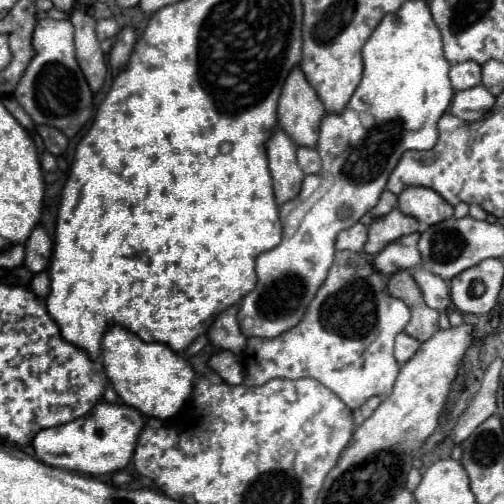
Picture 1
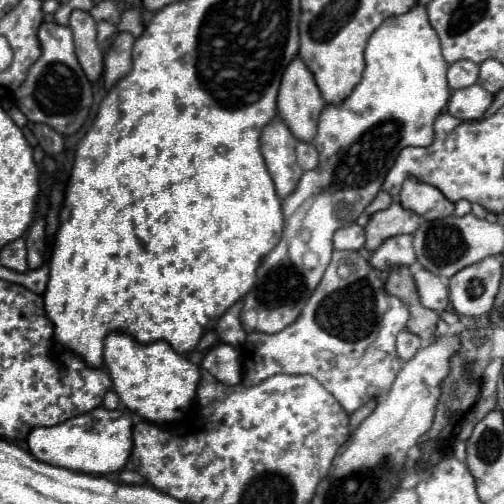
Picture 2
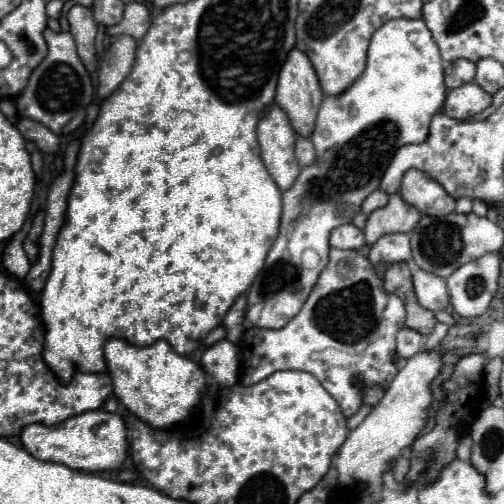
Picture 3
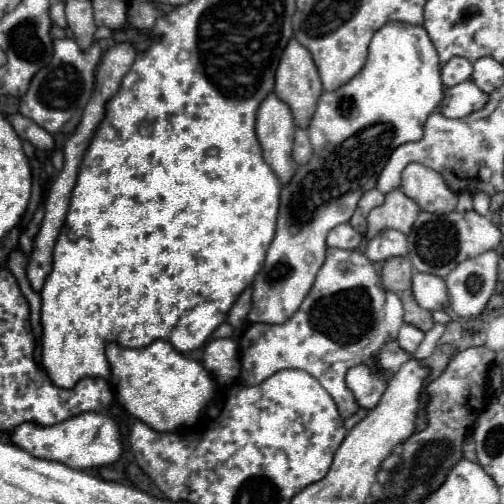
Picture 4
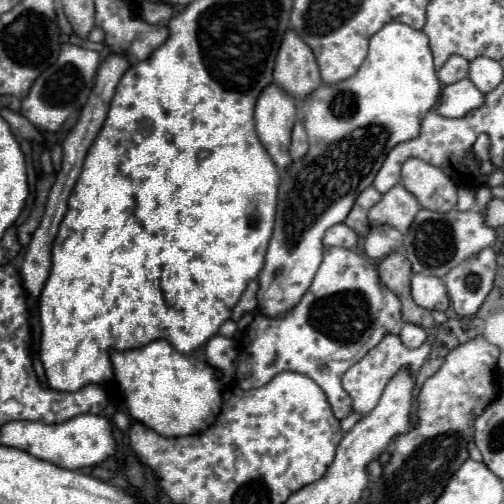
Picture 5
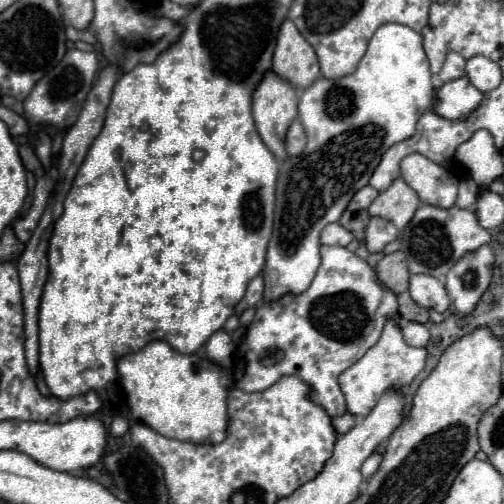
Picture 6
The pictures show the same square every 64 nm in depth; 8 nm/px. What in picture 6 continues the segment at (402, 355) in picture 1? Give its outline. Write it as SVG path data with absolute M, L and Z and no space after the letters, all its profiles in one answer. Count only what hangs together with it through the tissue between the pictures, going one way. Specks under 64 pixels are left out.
M404 322L402 336L404 336L406 344L410 344L410 346L426 346L428 340L430 340L428 326L418 324L418 322Z

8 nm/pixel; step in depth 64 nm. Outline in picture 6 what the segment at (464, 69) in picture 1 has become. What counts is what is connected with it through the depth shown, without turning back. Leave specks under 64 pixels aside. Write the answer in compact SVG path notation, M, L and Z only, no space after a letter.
M450 52L444 60L444 66L440 70L440 80L448 82L448 80L456 80L464 76L464 68L466 68L466 60L458 54L458 52Z

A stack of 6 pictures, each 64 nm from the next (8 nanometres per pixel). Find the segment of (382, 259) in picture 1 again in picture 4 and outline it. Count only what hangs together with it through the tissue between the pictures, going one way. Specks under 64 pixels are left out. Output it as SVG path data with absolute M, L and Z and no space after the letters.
M386 230L376 238L368 240L366 256L372 262L382 262L392 256L408 256L408 242L406 236L398 230Z

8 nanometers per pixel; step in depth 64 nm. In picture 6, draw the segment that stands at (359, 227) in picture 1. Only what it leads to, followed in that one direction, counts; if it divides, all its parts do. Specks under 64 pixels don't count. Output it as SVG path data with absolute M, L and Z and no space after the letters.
M328 224L324 230L322 230L322 244L340 244L340 246L348 246L354 236L346 230L346 228L340 228L340 224Z

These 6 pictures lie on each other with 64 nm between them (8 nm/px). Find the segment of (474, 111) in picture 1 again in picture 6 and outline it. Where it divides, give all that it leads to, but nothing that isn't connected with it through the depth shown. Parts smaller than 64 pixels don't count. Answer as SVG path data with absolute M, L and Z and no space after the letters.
M458 78L446 82L436 92L434 112L448 120L464 120L472 110L476 110L482 102L484 94L476 90L468 78Z

